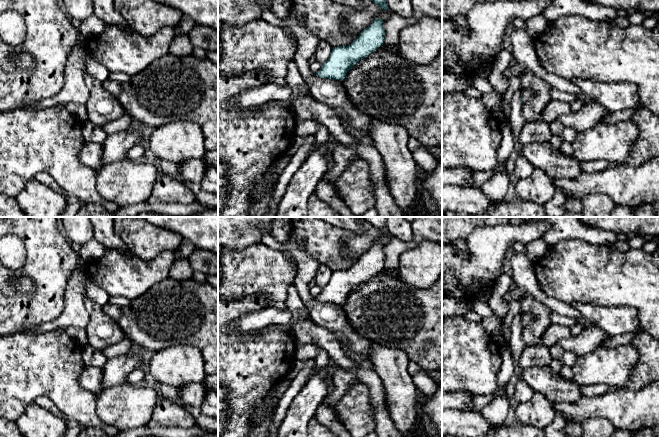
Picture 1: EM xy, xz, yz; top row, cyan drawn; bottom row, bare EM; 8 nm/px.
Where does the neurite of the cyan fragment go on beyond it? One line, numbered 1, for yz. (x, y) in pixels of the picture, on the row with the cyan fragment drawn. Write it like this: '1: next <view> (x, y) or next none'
1: next yz (527, 95)

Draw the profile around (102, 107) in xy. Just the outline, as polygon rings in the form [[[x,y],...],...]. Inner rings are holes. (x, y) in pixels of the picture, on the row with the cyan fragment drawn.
[[[86,70],[84,79],[90,91],[90,97],[85,104],[89,121],[103,128],[108,122],[126,113],[118,100],[103,88],[101,82],[90,77]]]

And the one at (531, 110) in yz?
[[[530,70],[521,75],[522,89],[534,92],[531,101],[524,101],[521,106],[525,122],[540,121],[540,116],[546,105],[552,100],[550,97],[551,85],[536,77]]]

